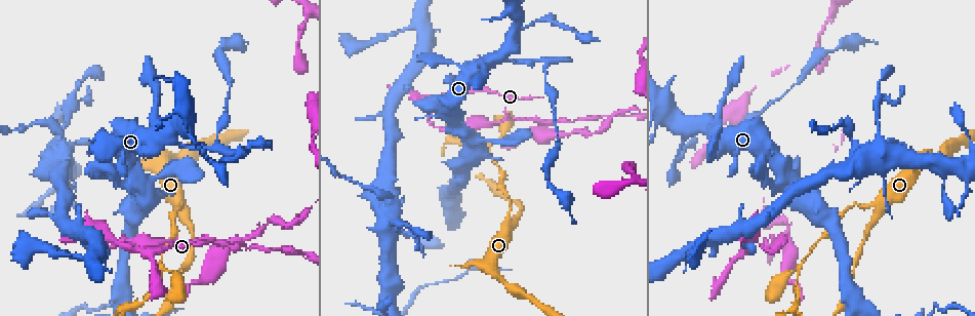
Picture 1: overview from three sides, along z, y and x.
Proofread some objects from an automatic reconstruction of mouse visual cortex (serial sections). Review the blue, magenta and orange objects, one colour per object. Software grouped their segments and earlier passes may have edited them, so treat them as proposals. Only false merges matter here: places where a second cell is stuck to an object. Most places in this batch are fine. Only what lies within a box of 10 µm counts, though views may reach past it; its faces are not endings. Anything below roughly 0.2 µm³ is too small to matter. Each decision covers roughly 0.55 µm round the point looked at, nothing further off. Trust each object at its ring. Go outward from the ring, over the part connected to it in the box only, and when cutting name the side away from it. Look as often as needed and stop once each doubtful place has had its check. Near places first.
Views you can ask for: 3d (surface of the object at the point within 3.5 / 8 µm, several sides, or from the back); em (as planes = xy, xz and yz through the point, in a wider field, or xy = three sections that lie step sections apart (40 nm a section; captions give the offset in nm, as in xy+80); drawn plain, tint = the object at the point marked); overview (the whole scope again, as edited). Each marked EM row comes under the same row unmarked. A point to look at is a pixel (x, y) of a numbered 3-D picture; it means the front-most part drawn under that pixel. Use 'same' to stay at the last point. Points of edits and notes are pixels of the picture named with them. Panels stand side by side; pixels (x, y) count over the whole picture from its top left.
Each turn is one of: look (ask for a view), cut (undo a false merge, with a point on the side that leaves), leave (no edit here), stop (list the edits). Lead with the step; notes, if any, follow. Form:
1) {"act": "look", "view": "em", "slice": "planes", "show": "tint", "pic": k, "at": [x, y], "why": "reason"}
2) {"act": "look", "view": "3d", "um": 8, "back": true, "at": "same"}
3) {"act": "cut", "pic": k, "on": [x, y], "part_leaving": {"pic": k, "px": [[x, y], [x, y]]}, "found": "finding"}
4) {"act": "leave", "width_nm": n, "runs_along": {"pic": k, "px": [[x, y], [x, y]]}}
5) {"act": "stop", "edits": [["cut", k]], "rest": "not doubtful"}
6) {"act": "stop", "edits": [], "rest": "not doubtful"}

{"act": "look", "view": "3d", "um": 3.5, "pic": 1, "at": [161, 256]}

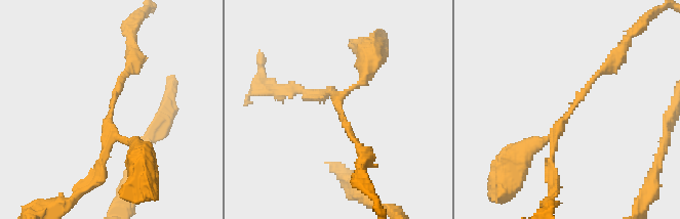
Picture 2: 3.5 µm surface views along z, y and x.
{"act": "look", "view": "em", "slice": "xy", "step": 3, "show": "tint", "pic": 2, "at": [342, 112], "why": "now the EM"}

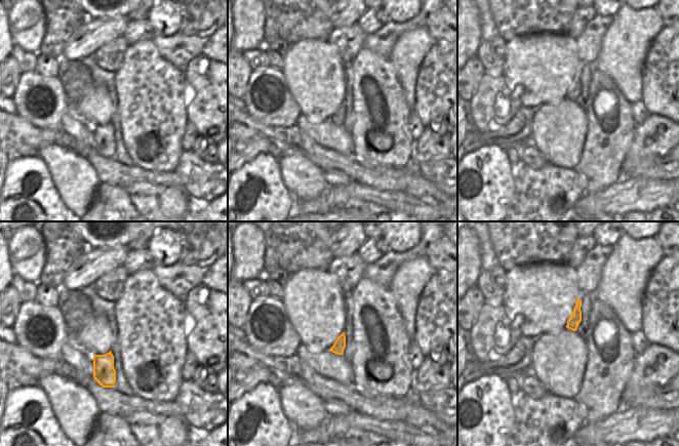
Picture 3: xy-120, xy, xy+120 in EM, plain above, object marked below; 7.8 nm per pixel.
{"act": "look", "view": "em", "slice": "planes", "show": "tint", "at": "same", "why": "cut it another way"}

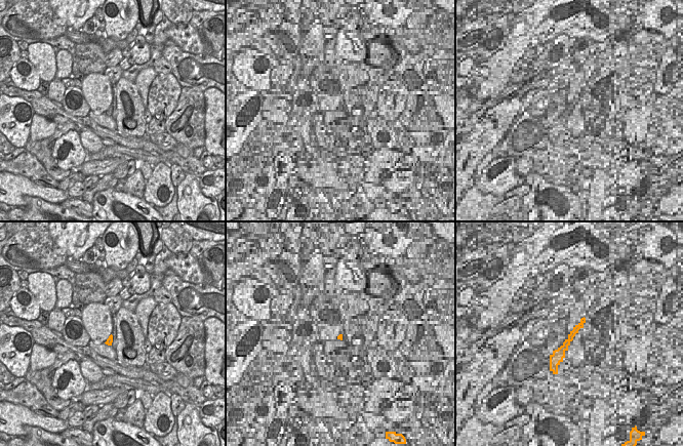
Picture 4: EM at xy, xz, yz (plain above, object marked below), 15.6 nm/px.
{"act": "leave", "runs_along": {"pic": 2, "px": [[611, 63], [590, 82], [556, 133], [530, 148]]}, "found": "all the same cell"}

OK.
{"act": "look", "view": "3d", "um": 3.5, "pic": 1, "at": [110, 240], "why": "abrupt turn"}

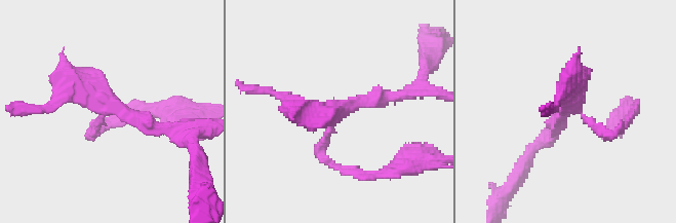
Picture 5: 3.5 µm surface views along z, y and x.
{"act": "look", "view": "em", "slice": "planes", "show": "tint", "pic": 5, "at": [337, 108], "why": "shape alone is not enough"}

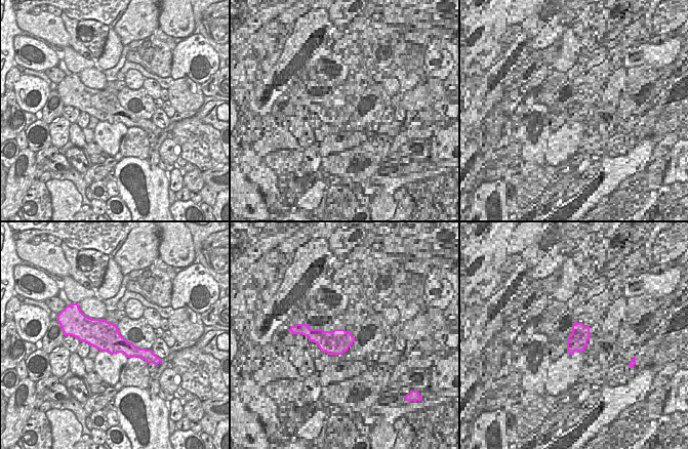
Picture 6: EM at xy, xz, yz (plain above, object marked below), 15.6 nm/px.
{"act": "look", "view": "em", "slice": "xy", "step": 3, "show": "tint", "at": "same", "why": "another direction"}

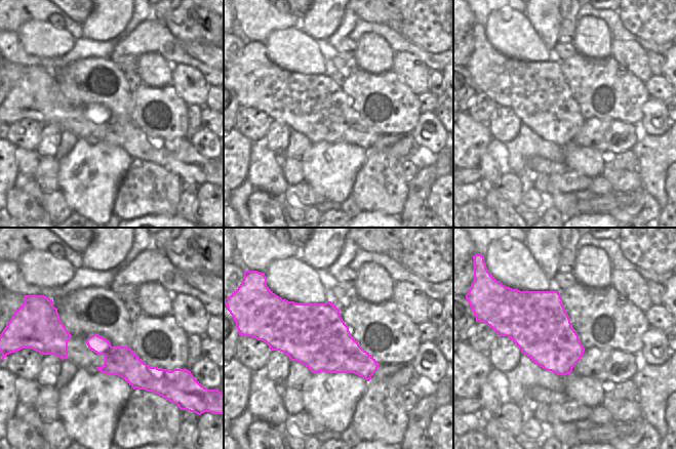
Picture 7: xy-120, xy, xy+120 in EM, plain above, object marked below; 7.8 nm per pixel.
{"act": "leave", "runs_along": {"pic": 5, "px": [[397, 96], [333, 111], [324, 158]]}, "found": "all the same cell"}

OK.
{"act": "look", "view": "3d", "um": 8, "back": true, "pic": 1, "at": [773, 251], "why": "abrupt turn"}

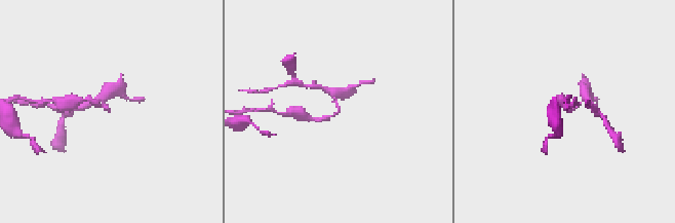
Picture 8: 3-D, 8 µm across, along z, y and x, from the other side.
{"act": "look", "view": "3d", "um": 3.5, "back": true, "at": "same"}

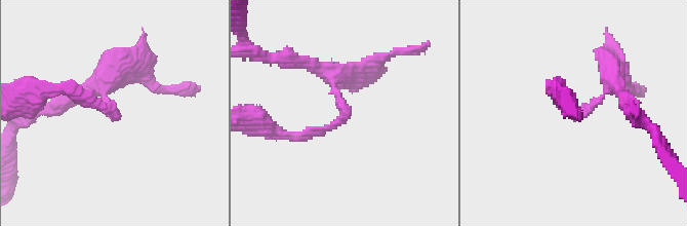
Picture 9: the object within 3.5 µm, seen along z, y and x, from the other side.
{"act": "look", "view": "em", "slice": "xy", "step": 2, "show": "tint", "pic": 9, "at": [343, 115]}

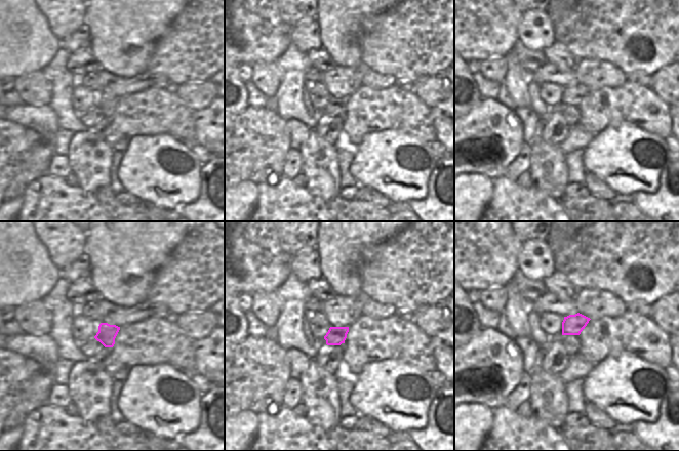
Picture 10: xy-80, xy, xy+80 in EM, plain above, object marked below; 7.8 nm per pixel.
{"act": "leave", "runs_along": {"pic": 9, "px": [[319, 67], [344, 117], [290, 136]]}, "found": "one cell here"}

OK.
{"act": "look", "view": "3d", "um": 3.5, "pic": 1, "at": [493, 64], "why": "thin neck"}

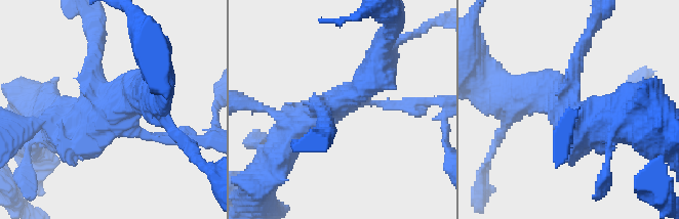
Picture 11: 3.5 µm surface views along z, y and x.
{"act": "look", "view": "em", "slice": "planes", "show": "tint", "pic": 11, "at": [102, 122], "why": "shape alone is not enough"}

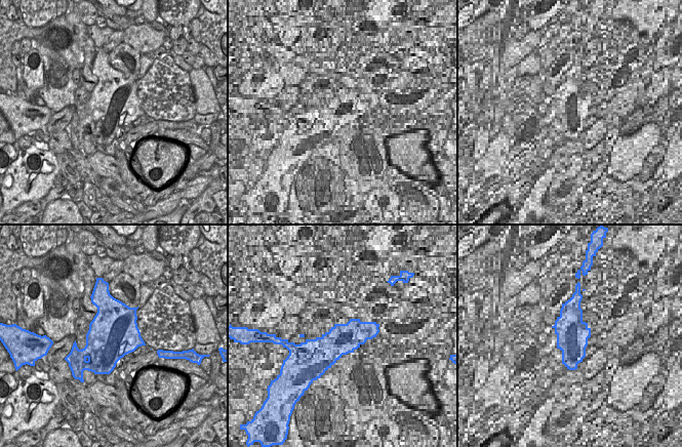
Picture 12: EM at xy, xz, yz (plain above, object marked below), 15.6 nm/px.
{"act": "leave", "runs_along": {"pic": 11, "px": [[280, 150], [377, 68]]}, "found": "all the same cell"}

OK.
{"act": "look", "view": "3d", "um": 3.5, "pic": 1, "at": [545, 79], "why": "abrupt turn"}

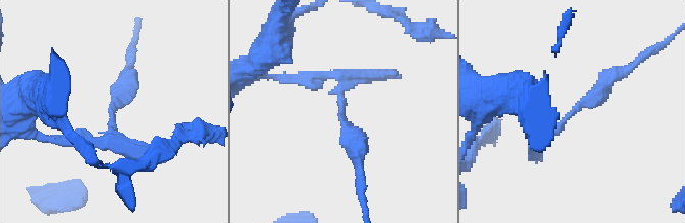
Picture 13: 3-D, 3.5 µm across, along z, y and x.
{"act": "look", "view": "em", "slice": "planes", "show": "tint", "pic": 13, "at": [344, 113], "arm_widths_nm": [200, 300], "why": "need the tissue"}

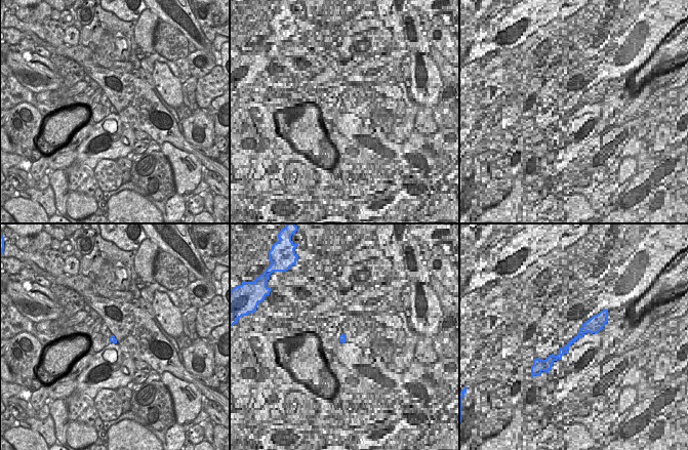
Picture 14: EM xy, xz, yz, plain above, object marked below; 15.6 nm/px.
{"act": "leave", "width_nm": 100, "runs_along": {"pic": 13, "px": [[534, 140], [620, 73]]}, "found": "one cell here"}

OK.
{"act": "stop", "edits": [], "rest": "not doubtful"}

